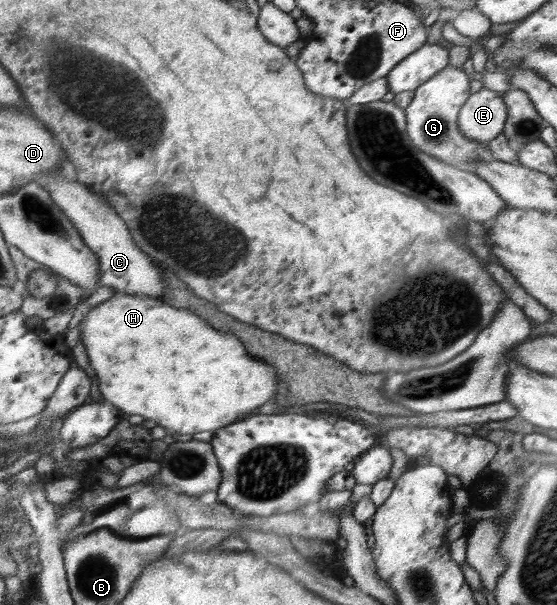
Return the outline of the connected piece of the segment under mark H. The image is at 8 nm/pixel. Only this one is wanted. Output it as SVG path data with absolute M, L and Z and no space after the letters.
M116 293L103 303L97 304L95 309L91 309L80 322L79 328L82 332L85 353L89 355L91 367L95 369L95 373L99 377L99 391L103 393L104 401L117 405L119 409L123 409L131 415L143 415L147 419L153 419L153 421L157 421L157 425L161 425L161 427L165 427L167 431L173 431L173 433L193 435L194 433L201 433L201 431L215 432L217 429L241 419L241 417L245 418L248 414L251 415L258 407L267 403L269 399L277 397L281 392L277 391L278 381L275 368L268 361L249 355L239 338L223 331L217 331L217 329L209 327L205 321L201 321L199 316L191 310L167 305L161 299Z

